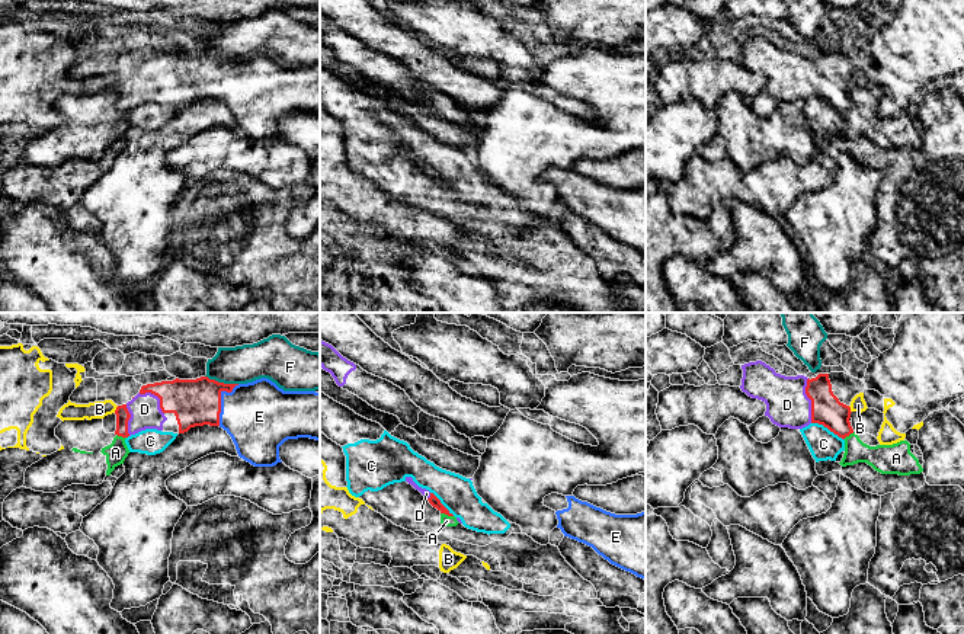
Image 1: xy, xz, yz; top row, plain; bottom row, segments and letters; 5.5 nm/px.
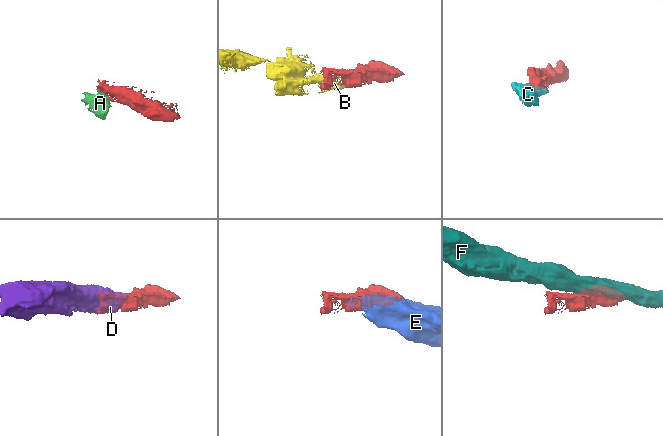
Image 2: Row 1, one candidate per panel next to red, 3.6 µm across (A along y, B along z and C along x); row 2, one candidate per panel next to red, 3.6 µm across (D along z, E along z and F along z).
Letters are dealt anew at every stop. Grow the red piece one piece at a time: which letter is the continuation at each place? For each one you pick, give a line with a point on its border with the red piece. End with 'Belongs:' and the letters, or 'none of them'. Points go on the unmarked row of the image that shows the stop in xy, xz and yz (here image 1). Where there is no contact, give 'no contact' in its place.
D: yz (810, 73)
E: xy (220, 74)
Belongs: D, E

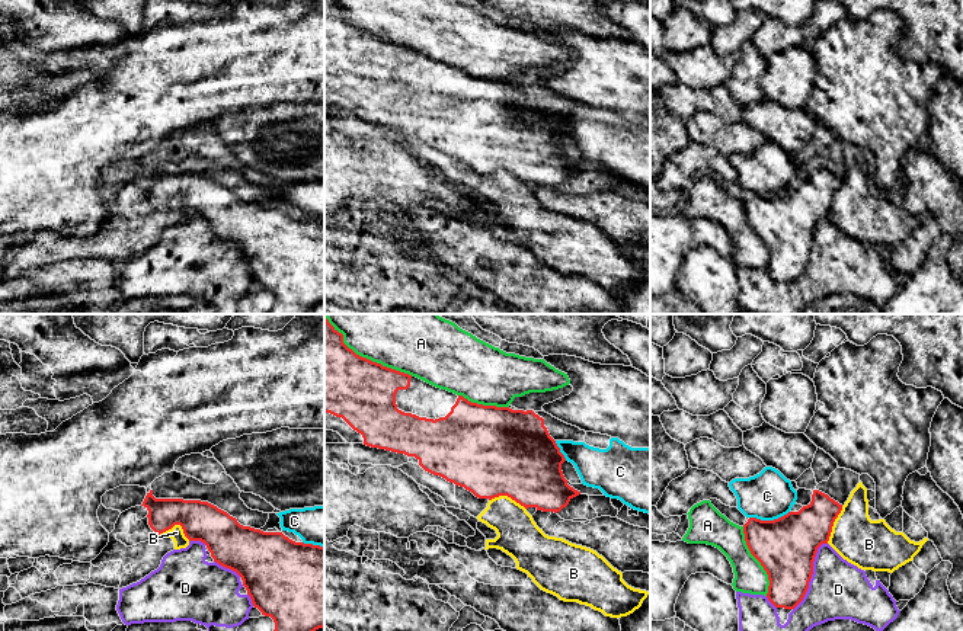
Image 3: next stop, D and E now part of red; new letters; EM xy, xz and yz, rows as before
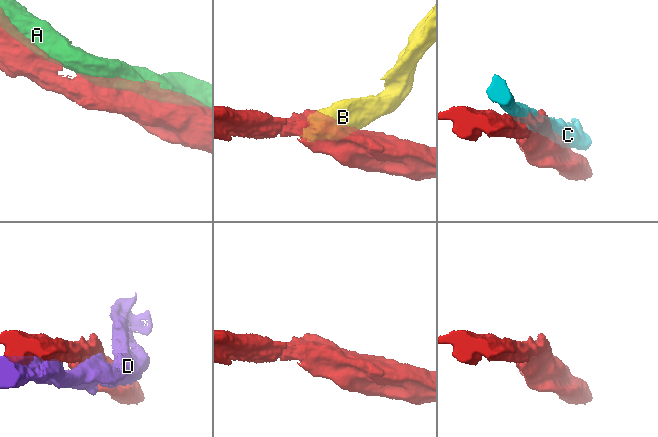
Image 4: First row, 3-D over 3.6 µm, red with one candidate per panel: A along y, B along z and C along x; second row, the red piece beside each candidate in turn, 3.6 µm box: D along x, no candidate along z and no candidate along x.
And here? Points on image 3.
Belongs: none of them

